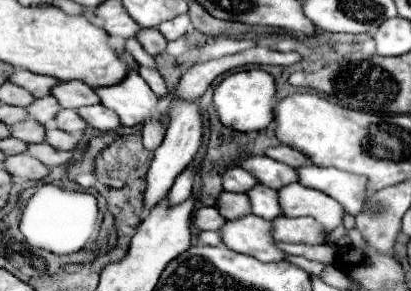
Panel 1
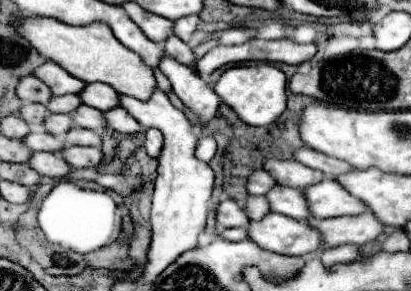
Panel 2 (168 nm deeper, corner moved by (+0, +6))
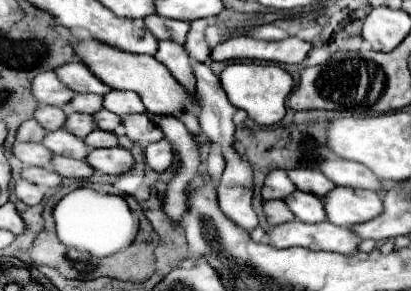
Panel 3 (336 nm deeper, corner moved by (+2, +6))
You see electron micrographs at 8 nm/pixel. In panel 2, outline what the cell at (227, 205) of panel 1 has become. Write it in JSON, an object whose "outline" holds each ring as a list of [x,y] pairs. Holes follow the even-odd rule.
{"outline":[[[255,195],[247,197],[247,215],[249,215],[251,221],[259,221],[269,211],[271,211],[269,201],[265,201],[265,197],[255,197]]]}

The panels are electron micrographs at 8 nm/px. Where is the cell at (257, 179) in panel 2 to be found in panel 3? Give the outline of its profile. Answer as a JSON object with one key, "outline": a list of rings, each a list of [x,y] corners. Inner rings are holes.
{"outline":[[[273,169],[263,183],[261,197],[263,199],[283,199],[295,191],[295,185],[291,185],[291,179],[287,179],[287,173],[281,169]]]}

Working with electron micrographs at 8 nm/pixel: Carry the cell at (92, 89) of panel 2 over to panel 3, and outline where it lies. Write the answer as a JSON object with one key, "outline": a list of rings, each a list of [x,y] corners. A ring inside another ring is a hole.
{"outline":[[[109,91],[103,97],[103,107],[117,115],[127,113],[145,113],[145,105],[141,103],[139,95],[133,91]]]}

